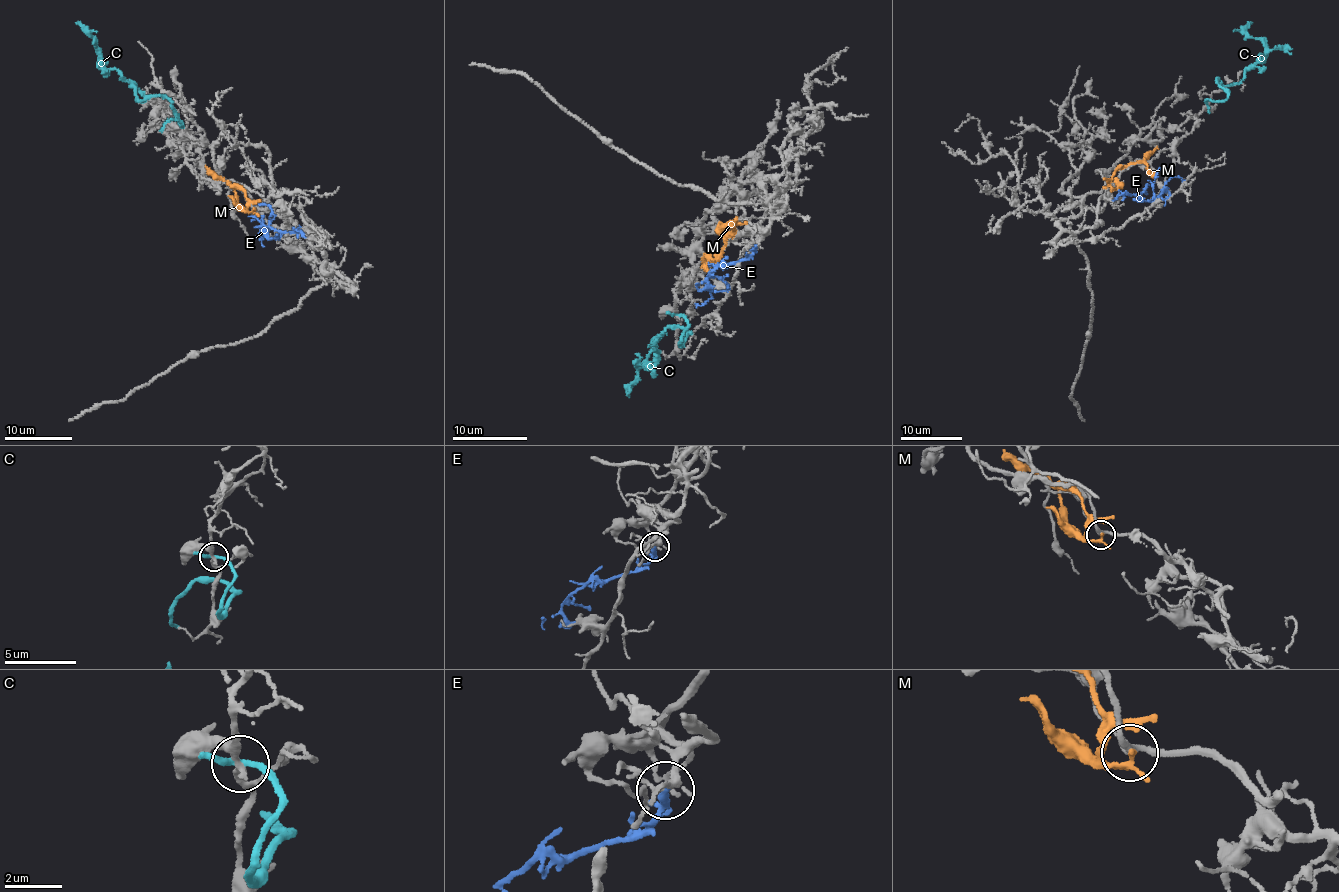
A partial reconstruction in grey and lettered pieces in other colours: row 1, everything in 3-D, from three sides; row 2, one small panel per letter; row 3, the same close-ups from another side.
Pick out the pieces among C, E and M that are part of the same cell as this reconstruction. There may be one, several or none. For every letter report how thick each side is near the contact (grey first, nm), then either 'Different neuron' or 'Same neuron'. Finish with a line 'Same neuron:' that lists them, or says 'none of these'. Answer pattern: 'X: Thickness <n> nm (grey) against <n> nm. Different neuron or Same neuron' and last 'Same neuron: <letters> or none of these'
C: Thickness 260 nm (grey) against 240 nm. Different neuron
E: Thickness 180 nm (grey) against 170 nm. Same neuron
M: Thickness 190 nm (grey) against 180 nm. Different neuron
Same neuron: E

